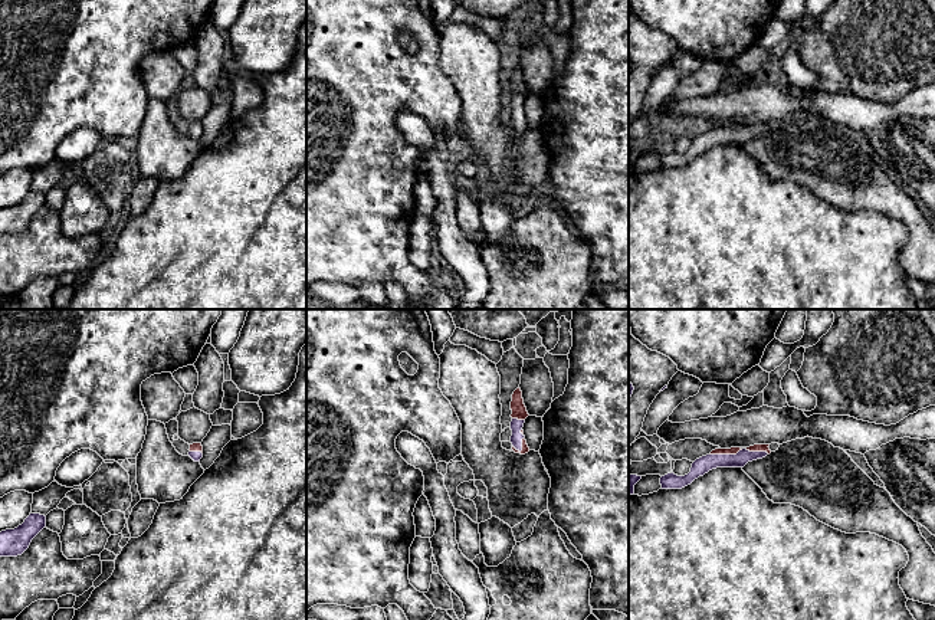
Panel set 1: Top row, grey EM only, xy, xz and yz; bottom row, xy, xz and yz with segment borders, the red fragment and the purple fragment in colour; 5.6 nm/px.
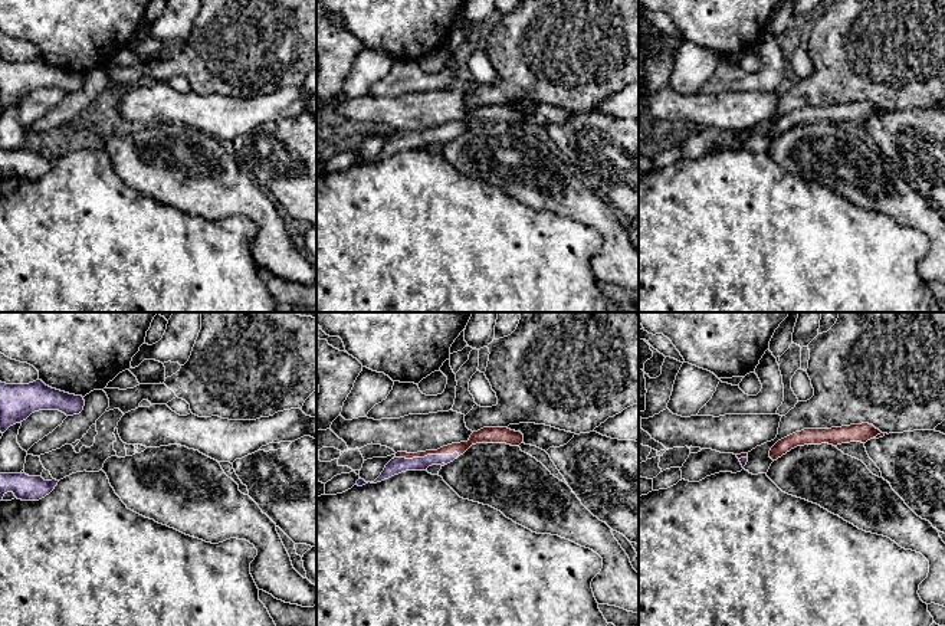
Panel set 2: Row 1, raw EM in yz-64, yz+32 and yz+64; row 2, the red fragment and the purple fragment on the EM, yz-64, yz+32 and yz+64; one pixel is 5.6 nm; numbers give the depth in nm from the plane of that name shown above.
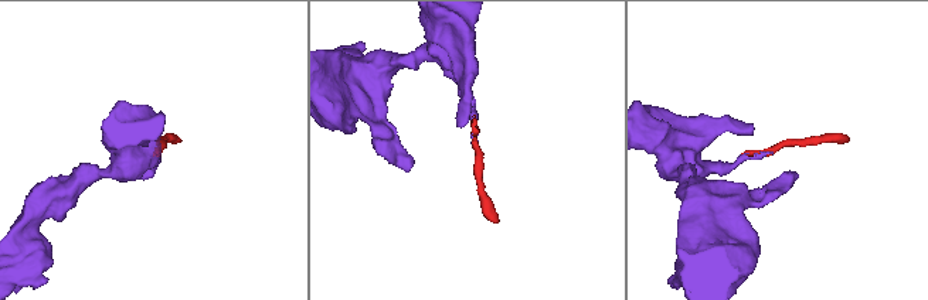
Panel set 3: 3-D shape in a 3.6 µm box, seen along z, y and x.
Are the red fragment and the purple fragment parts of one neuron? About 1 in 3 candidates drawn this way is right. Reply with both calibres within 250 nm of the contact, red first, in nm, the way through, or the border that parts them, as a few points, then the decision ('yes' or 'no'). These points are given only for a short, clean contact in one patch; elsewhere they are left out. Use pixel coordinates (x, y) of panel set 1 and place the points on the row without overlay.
50 nm thick on the red side, 90 nm on the other; runs through yz (732, 128), (725, 131), (705, 141); yes

